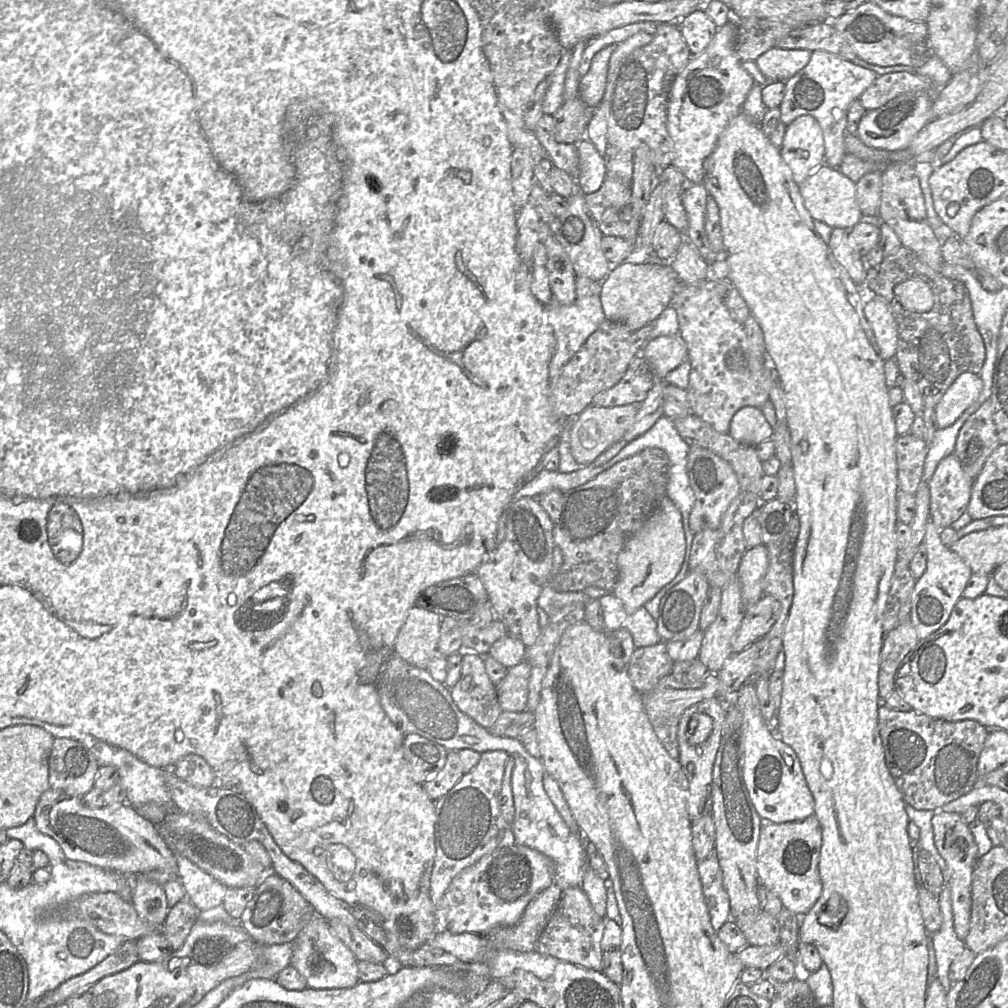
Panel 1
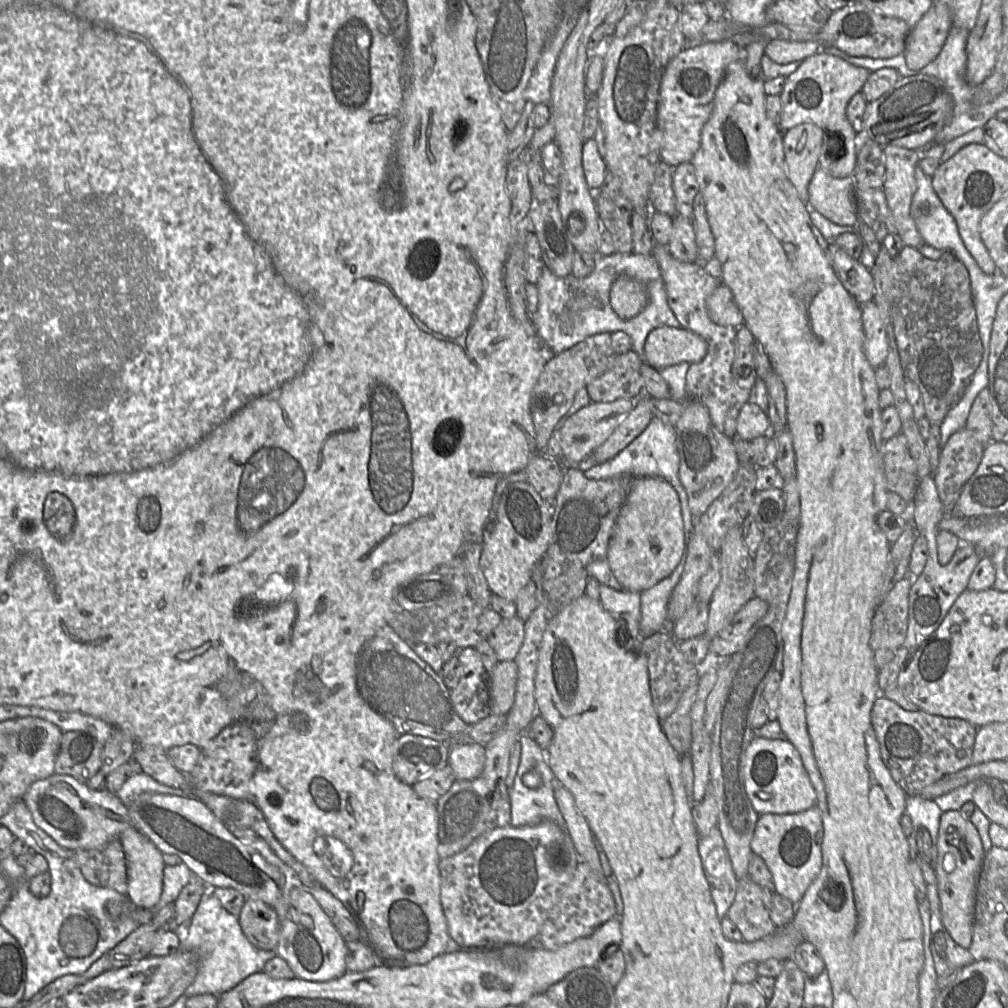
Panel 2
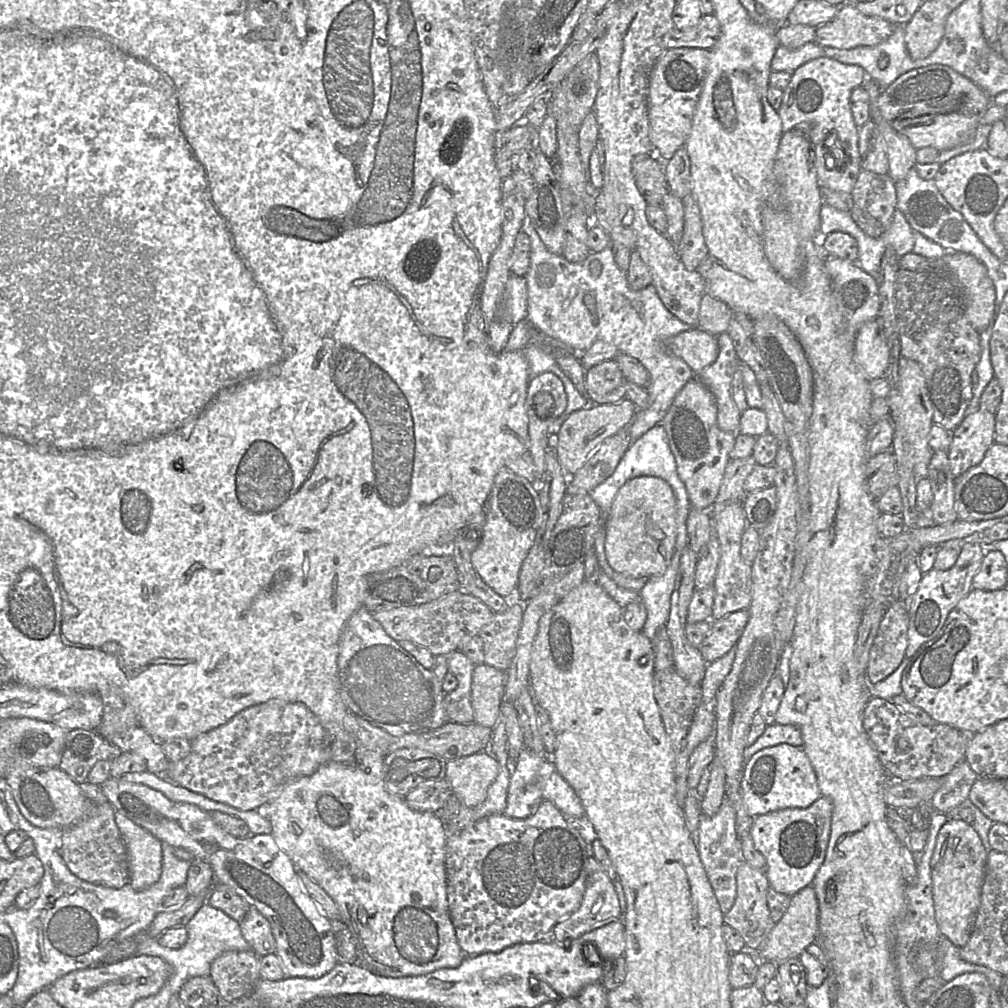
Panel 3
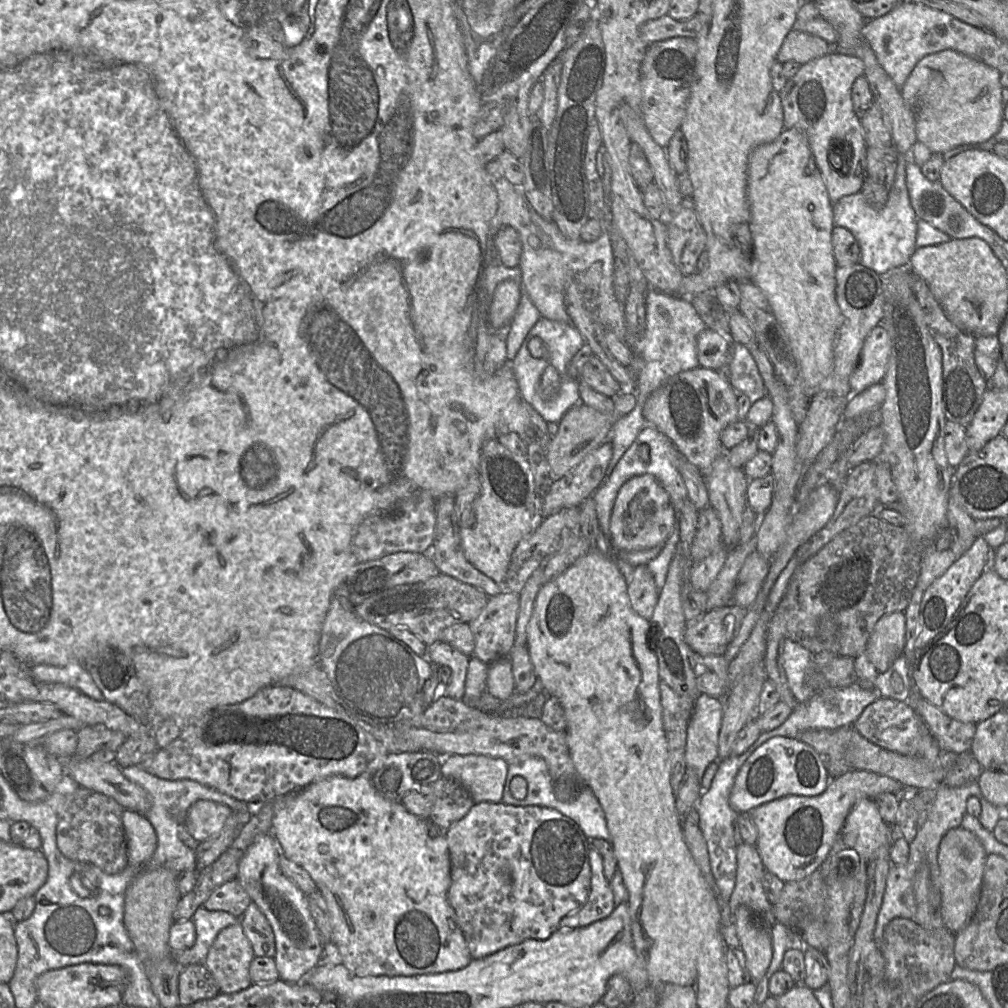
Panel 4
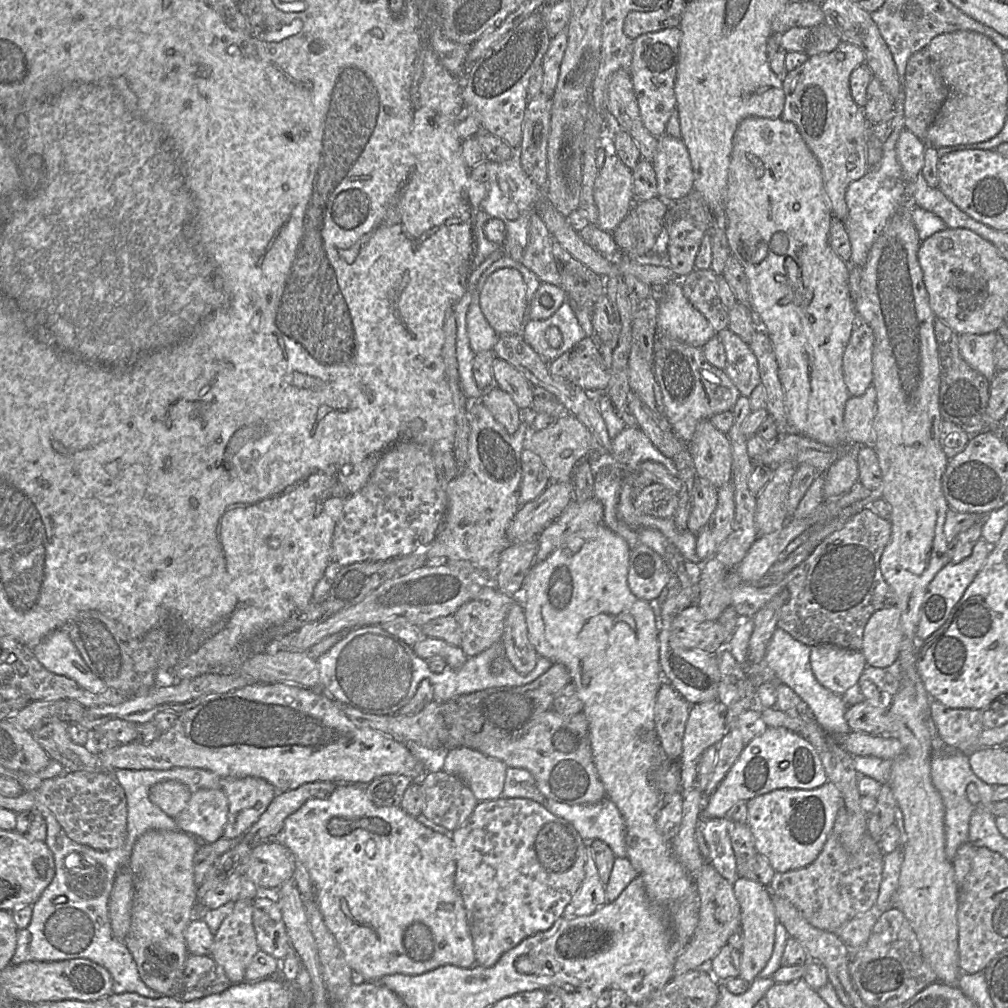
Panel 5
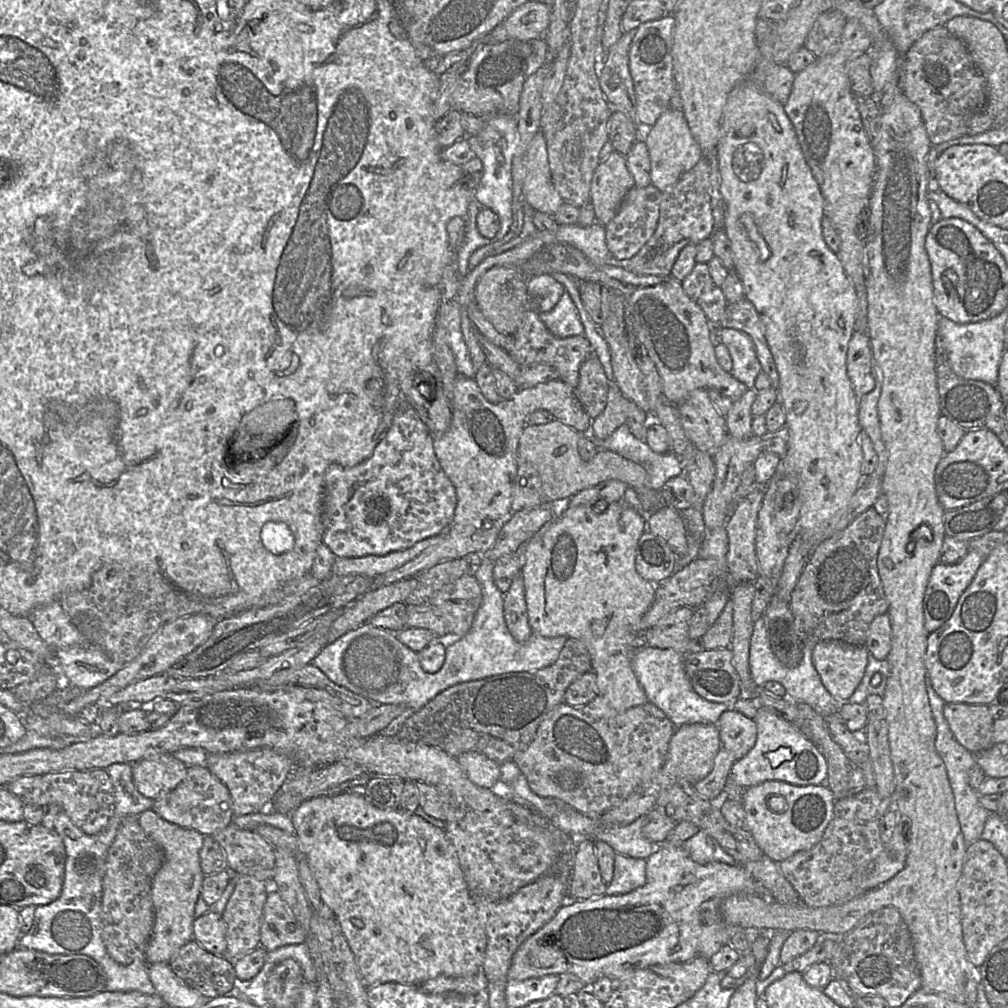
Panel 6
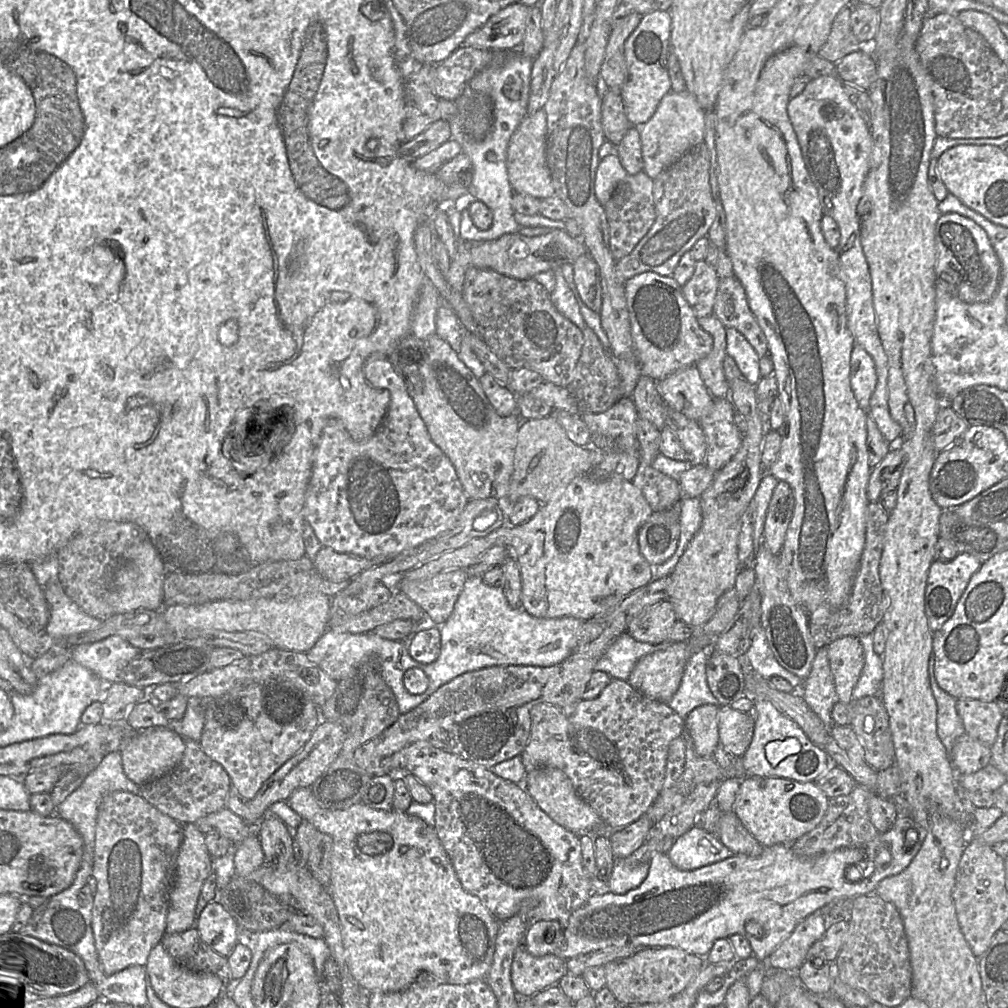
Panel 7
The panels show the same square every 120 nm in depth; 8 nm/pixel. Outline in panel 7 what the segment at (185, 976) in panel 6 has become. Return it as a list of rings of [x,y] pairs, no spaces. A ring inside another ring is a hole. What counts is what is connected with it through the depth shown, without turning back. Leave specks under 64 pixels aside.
[[[195,926],[182,933],[165,933],[160,943],[179,966],[192,972],[217,975],[223,983],[223,990],[232,981],[227,957],[213,951],[201,939]]]

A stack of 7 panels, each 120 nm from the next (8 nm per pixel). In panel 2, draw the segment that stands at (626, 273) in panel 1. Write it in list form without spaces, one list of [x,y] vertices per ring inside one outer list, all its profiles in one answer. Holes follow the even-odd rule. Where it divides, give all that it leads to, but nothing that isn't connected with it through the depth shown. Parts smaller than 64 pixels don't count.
[[[620,275],[610,290],[610,304],[614,312],[623,320],[637,316],[647,305],[646,287],[638,280]]]

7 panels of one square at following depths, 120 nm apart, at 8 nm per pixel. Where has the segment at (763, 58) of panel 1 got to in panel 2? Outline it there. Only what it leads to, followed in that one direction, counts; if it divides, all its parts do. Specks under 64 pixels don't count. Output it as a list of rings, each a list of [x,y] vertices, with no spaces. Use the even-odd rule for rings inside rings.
[[[771,40],[765,44],[764,54],[780,65],[803,61],[821,49],[819,41]]]

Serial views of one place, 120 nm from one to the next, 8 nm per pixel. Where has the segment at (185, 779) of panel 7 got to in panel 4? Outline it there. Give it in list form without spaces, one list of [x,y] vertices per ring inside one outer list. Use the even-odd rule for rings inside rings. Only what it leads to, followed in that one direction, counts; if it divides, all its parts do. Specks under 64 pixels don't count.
[[[198,800],[187,812],[185,828],[195,840],[201,843],[219,833],[233,813],[224,804],[210,800]]]

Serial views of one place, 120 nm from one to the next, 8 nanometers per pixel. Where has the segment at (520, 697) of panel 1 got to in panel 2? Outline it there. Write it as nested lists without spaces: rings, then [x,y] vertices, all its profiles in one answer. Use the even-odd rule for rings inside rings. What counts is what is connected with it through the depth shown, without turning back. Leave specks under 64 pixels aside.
[[[514,660],[498,662],[491,672],[488,672],[491,715],[507,715],[513,706],[518,677],[518,668]]]

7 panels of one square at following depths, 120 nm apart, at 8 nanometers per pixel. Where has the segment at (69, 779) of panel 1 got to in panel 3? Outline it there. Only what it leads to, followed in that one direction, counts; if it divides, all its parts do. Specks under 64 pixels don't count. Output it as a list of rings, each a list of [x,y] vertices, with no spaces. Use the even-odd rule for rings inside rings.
[[[75,729],[68,731],[59,768],[75,782],[86,781],[93,766],[100,760],[111,760],[117,748],[96,731]]]

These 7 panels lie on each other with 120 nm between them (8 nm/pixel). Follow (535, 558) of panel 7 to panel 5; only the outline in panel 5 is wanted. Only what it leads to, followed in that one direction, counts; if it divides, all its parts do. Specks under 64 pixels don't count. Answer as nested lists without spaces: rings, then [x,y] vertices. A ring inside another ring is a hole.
[[[603,519],[602,525],[592,530],[585,530],[570,536],[565,544],[553,552],[546,560],[534,563],[529,570],[522,587],[522,600],[525,609],[529,638],[535,647],[538,656],[543,656],[551,660],[553,663],[561,663],[566,666],[571,675],[571,681],[576,686],[578,696],[583,702],[582,712],[588,721],[591,751],[597,773],[604,785],[607,798],[617,806],[625,822],[626,857],[631,862],[638,876],[641,878],[648,898],[652,901],[664,904],[669,909],[675,934],[685,947],[693,936],[699,921],[699,896],[693,876],[688,873],[681,862],[675,857],[670,847],[670,841],[666,841],[656,827],[656,814],[657,809],[660,806],[662,795],[654,785],[653,773],[656,767],[663,764],[663,761],[666,760],[655,726],[656,700],[659,689],[663,683],[663,675],[659,662],[660,622],[656,604],[637,598],[629,587],[628,575],[630,556],[631,548],[628,542],[622,536],[606,527]]]

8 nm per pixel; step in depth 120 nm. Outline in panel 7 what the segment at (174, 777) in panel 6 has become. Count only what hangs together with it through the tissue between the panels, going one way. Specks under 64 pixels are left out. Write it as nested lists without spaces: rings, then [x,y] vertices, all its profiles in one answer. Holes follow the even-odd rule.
[[[150,727],[145,730],[130,730],[134,734],[120,749],[125,775],[139,787],[173,770],[181,761],[185,751],[185,741],[171,727]]]

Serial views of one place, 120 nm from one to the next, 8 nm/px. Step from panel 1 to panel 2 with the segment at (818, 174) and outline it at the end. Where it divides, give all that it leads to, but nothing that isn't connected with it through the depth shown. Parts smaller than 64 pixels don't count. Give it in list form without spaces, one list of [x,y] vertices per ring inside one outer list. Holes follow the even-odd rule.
[[[818,167],[808,185],[808,206],[835,224],[855,227],[859,220],[855,190],[856,183],[853,176],[835,178]]]

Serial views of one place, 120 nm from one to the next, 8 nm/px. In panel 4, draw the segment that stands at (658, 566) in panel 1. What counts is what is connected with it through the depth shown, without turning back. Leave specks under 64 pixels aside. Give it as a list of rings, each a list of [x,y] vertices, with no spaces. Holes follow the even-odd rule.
[[[649,474],[634,476],[620,489],[610,521],[610,539],[621,551],[631,552],[663,545],[670,537],[677,512],[668,492]]]

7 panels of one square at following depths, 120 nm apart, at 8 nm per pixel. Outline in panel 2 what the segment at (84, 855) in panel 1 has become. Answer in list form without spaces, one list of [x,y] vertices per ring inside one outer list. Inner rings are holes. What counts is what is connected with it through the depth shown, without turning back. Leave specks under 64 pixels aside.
[[[53,774],[35,781],[22,800],[29,809],[38,828],[48,834],[61,847],[76,850],[102,849],[110,841],[133,826],[122,801],[107,790],[93,791],[68,775]]]

